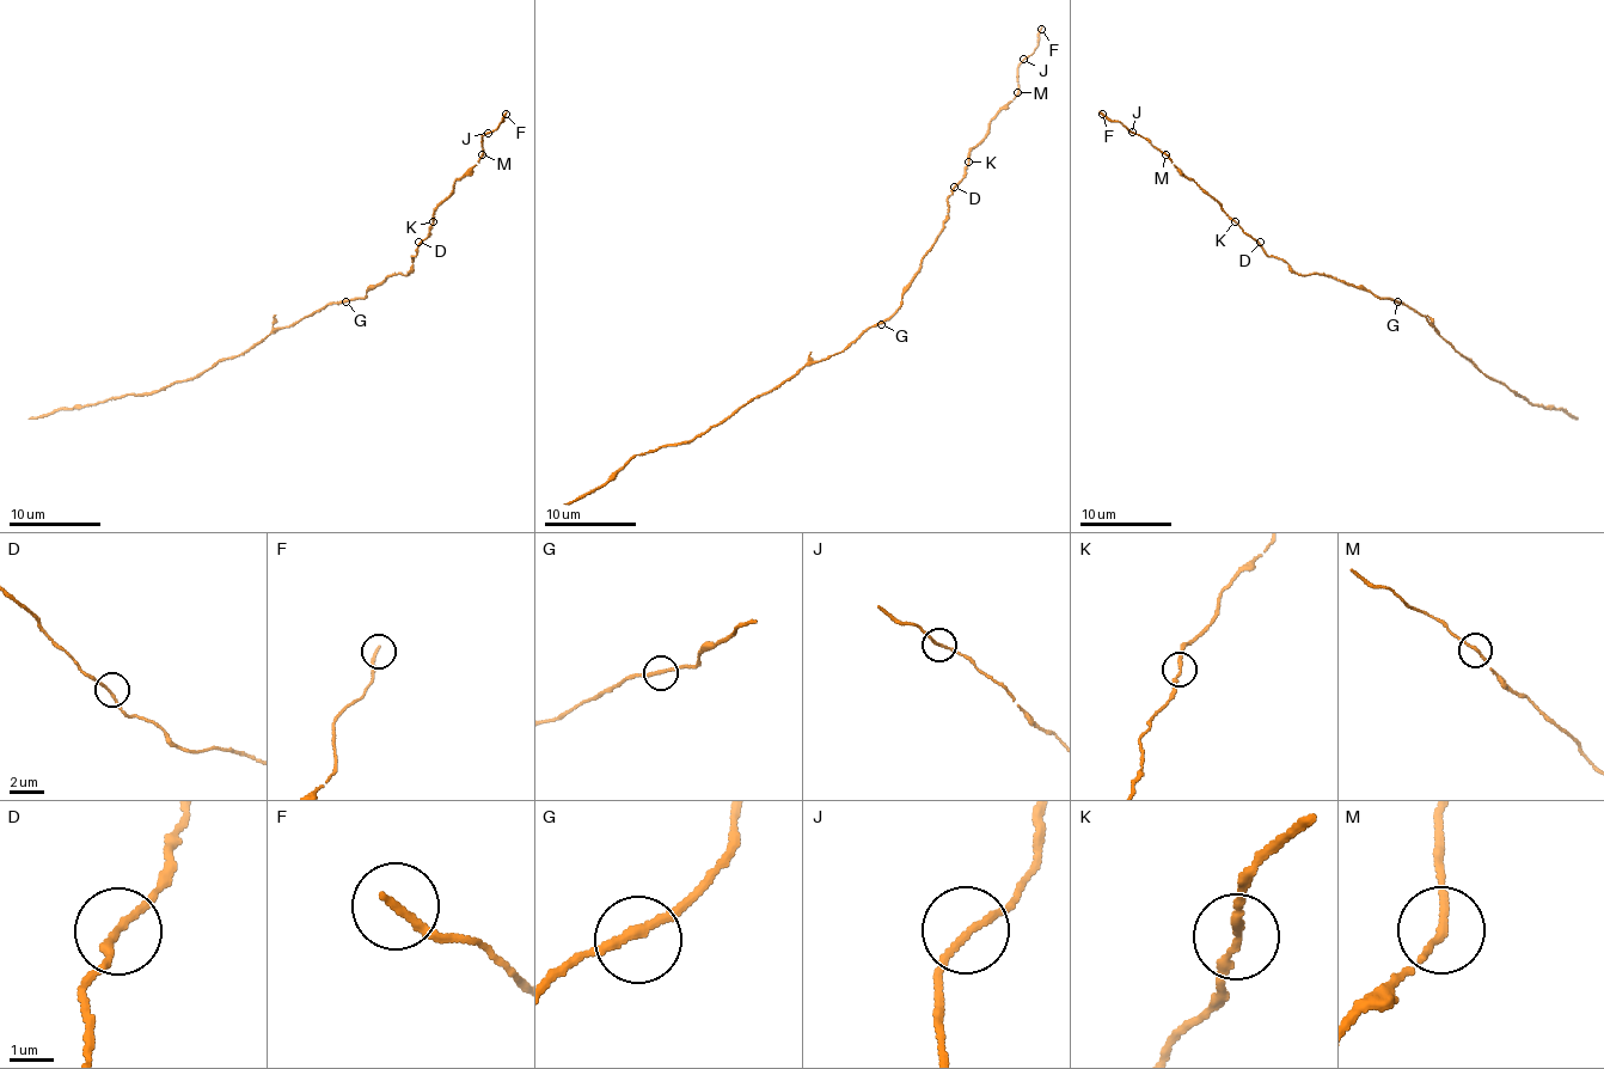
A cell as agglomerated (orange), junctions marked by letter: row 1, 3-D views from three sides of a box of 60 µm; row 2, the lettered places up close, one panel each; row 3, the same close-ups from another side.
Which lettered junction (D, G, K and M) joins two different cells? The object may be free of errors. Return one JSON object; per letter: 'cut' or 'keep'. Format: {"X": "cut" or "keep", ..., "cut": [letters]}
{"D": "keep", "G": "keep", "K": "keep", "M": "keep", "cut": []}

